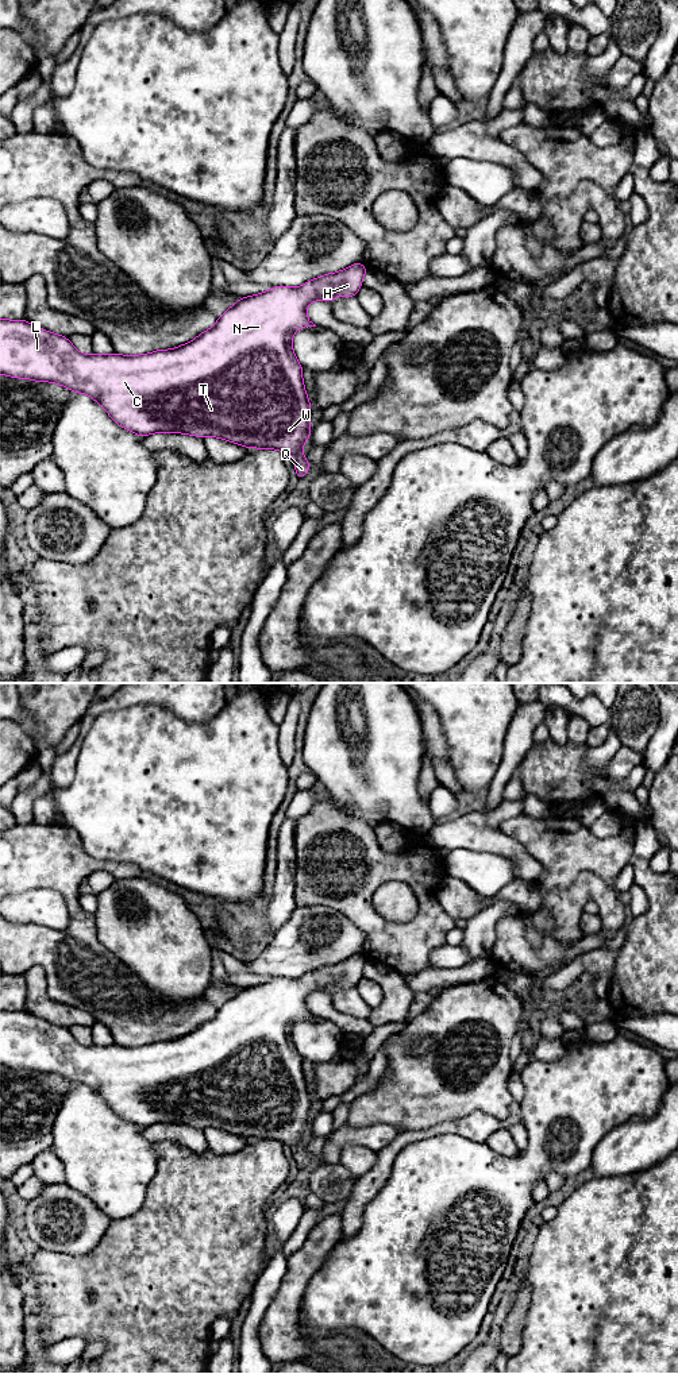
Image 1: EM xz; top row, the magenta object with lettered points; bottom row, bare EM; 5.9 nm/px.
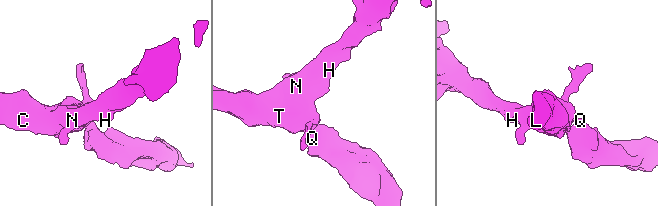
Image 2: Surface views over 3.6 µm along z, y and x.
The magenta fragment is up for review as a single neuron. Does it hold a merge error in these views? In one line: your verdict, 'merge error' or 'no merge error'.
no merge error

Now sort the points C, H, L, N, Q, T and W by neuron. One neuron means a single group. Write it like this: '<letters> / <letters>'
C H L N Q T W

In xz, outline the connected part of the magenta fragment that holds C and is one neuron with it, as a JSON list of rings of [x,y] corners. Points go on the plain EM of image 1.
[[[357,953],[338,964],[313,969],[298,979],[274,977],[265,984],[242,988],[217,1008],[216,1015],[196,1030],[170,1041],[142,1046],[81,1045],[69,1028],[42,1020],[27,1011],[0,1010],[0,1065],[11,1069],[51,1073],[93,1089],[122,1119],[145,1128],[153,1124],[184,1124],[219,1128],[247,1141],[278,1141],[294,1149],[294,1162],[303,1170],[311,1157],[301,1145],[311,1128],[312,1095],[303,1072],[303,1057],[292,1039],[297,1020],[316,1018],[307,1008],[307,997],[317,991],[332,995],[336,985],[357,988],[367,960]]]

